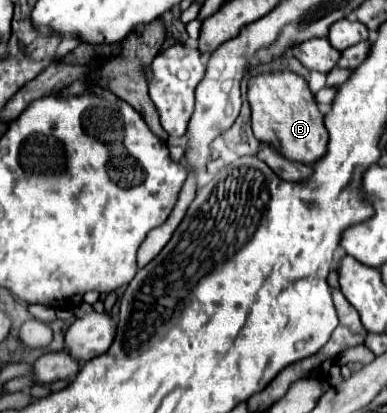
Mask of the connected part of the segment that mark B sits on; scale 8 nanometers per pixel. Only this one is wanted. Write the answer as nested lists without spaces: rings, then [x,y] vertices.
[[[292,71],[256,75],[248,81],[248,103],[252,109],[252,131],[256,139],[262,143],[272,143],[274,147],[280,147],[284,155],[304,159],[308,165],[324,155],[328,143],[324,115],[320,113],[304,77]]]

